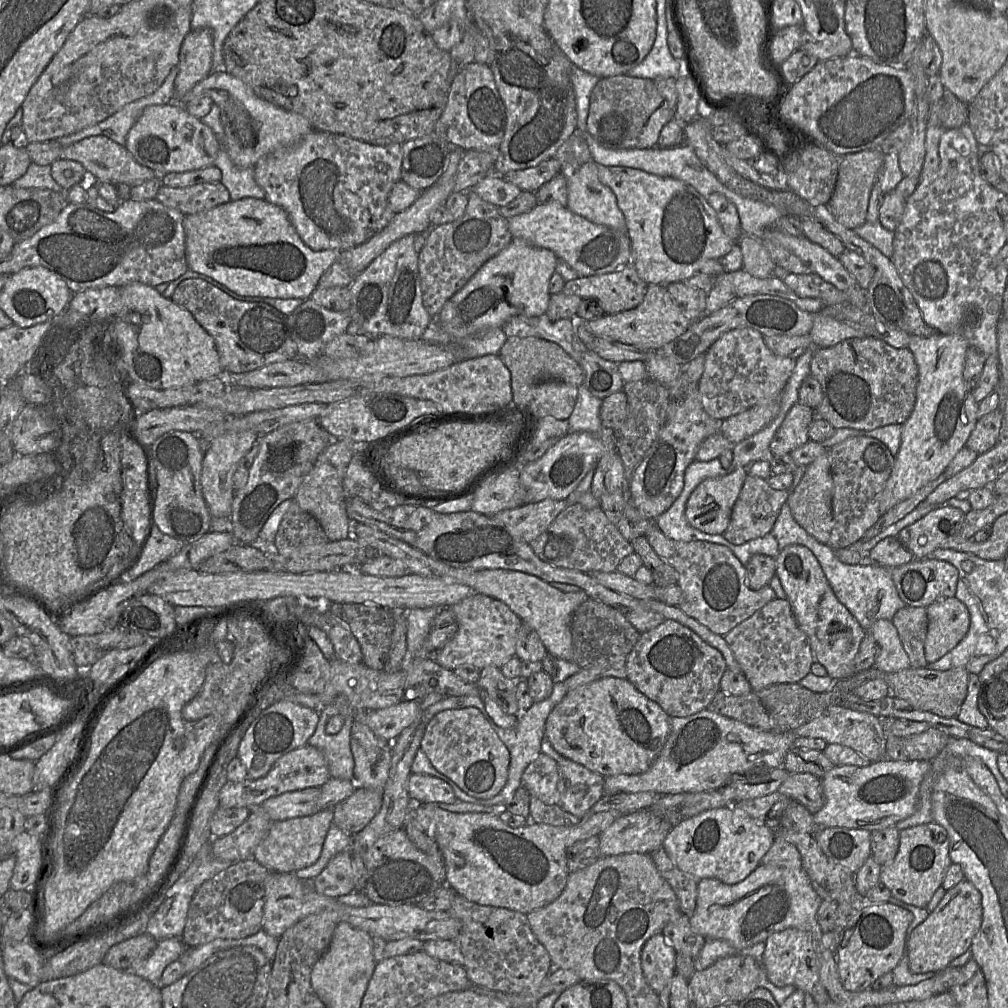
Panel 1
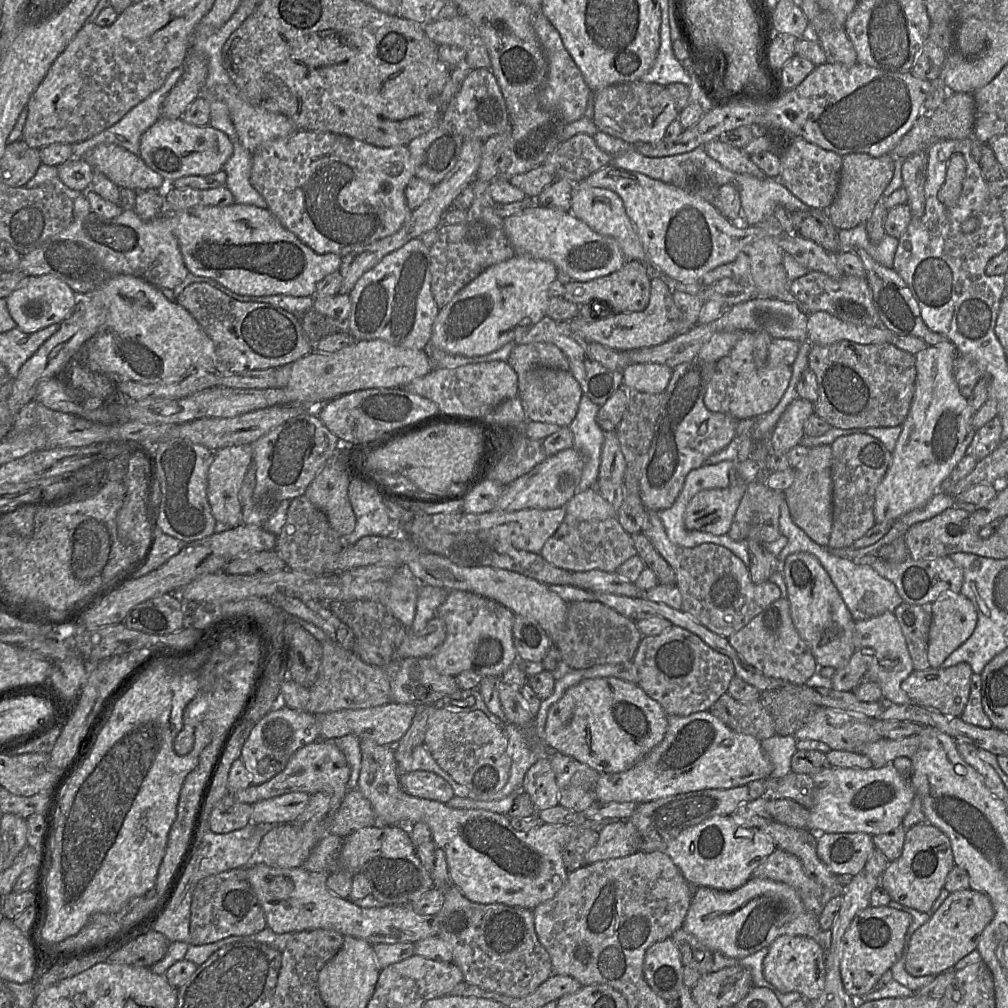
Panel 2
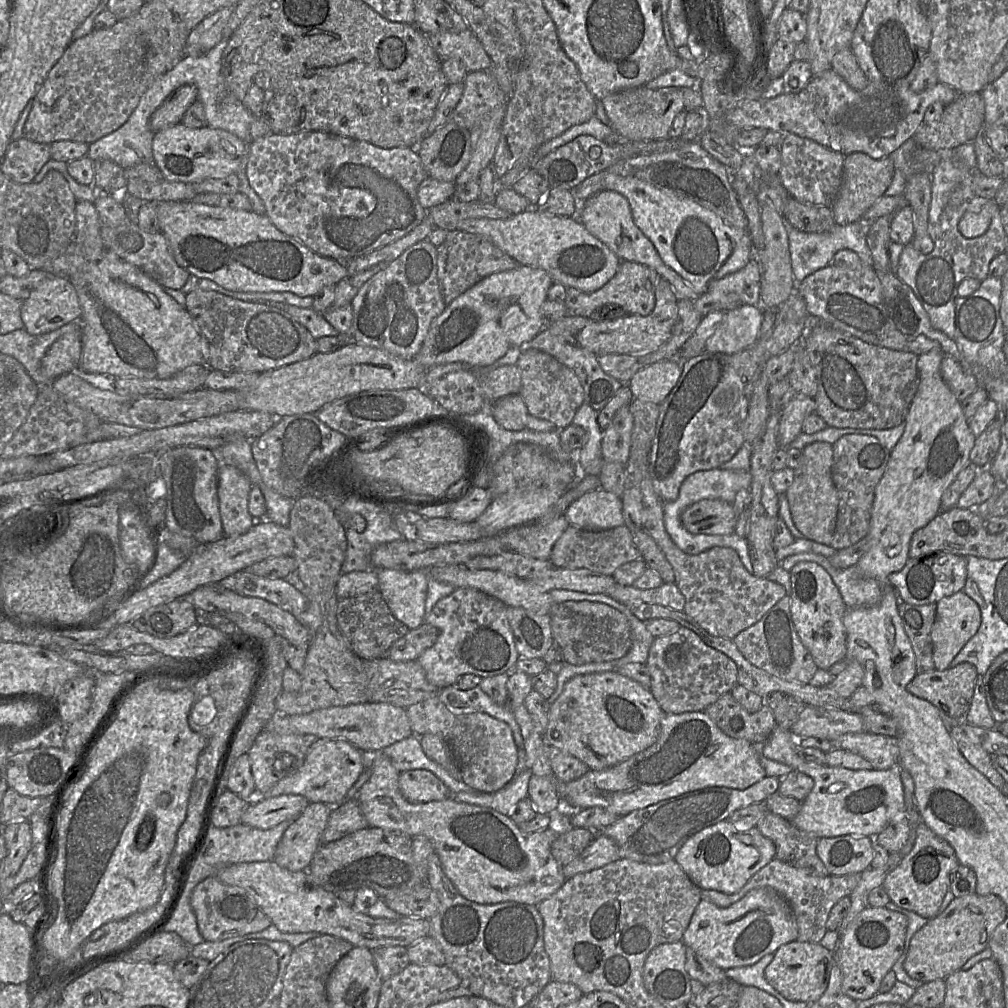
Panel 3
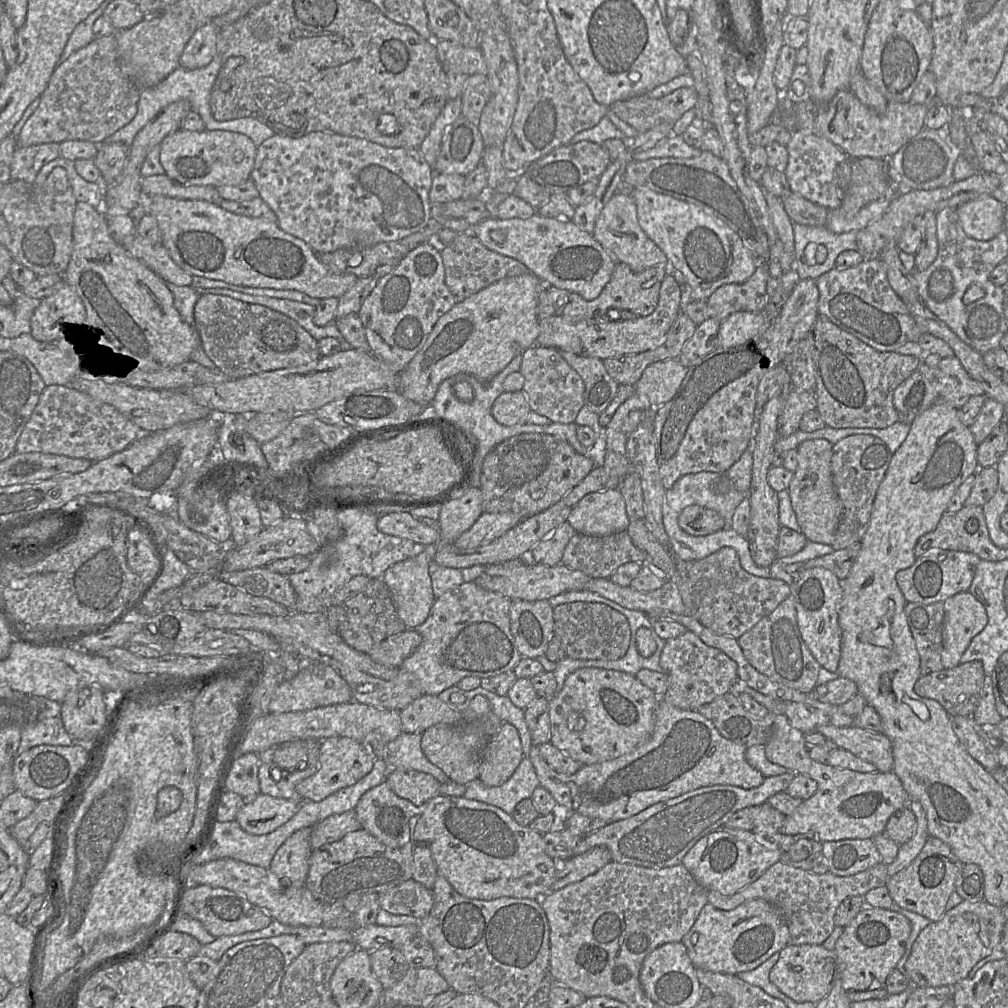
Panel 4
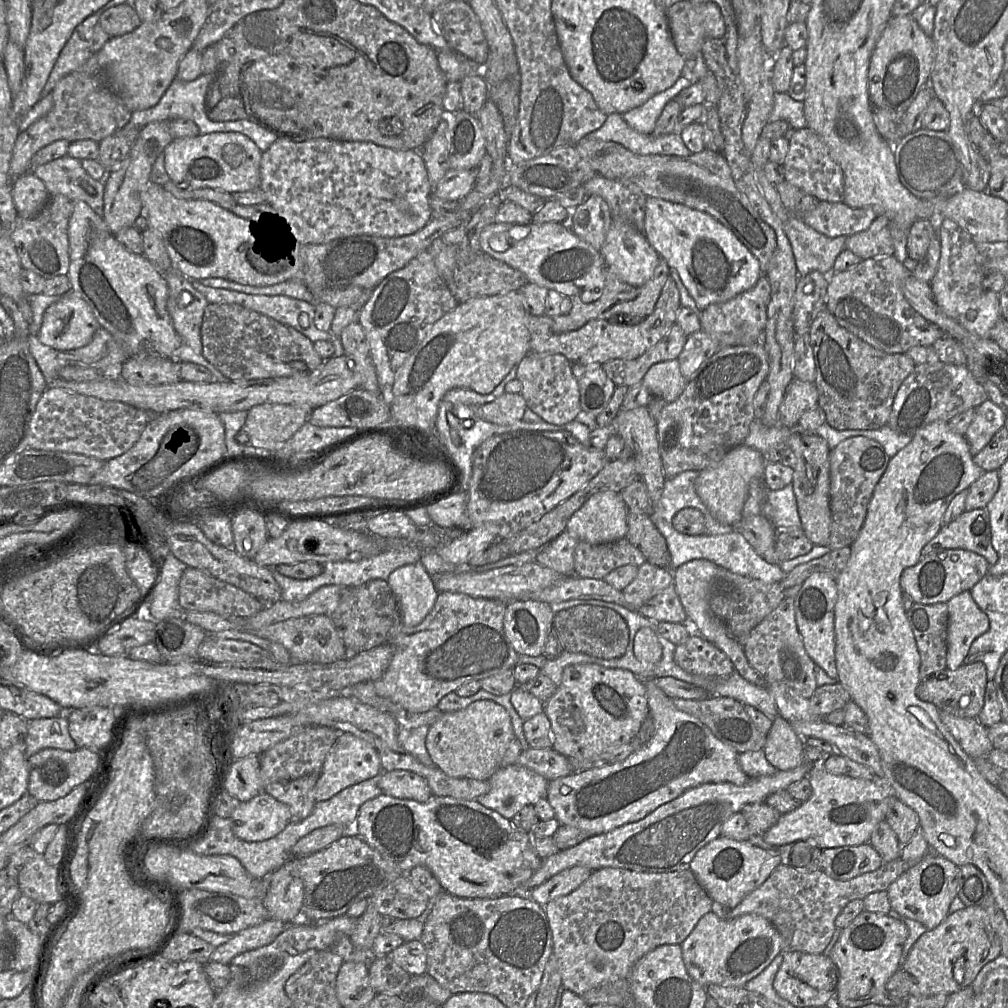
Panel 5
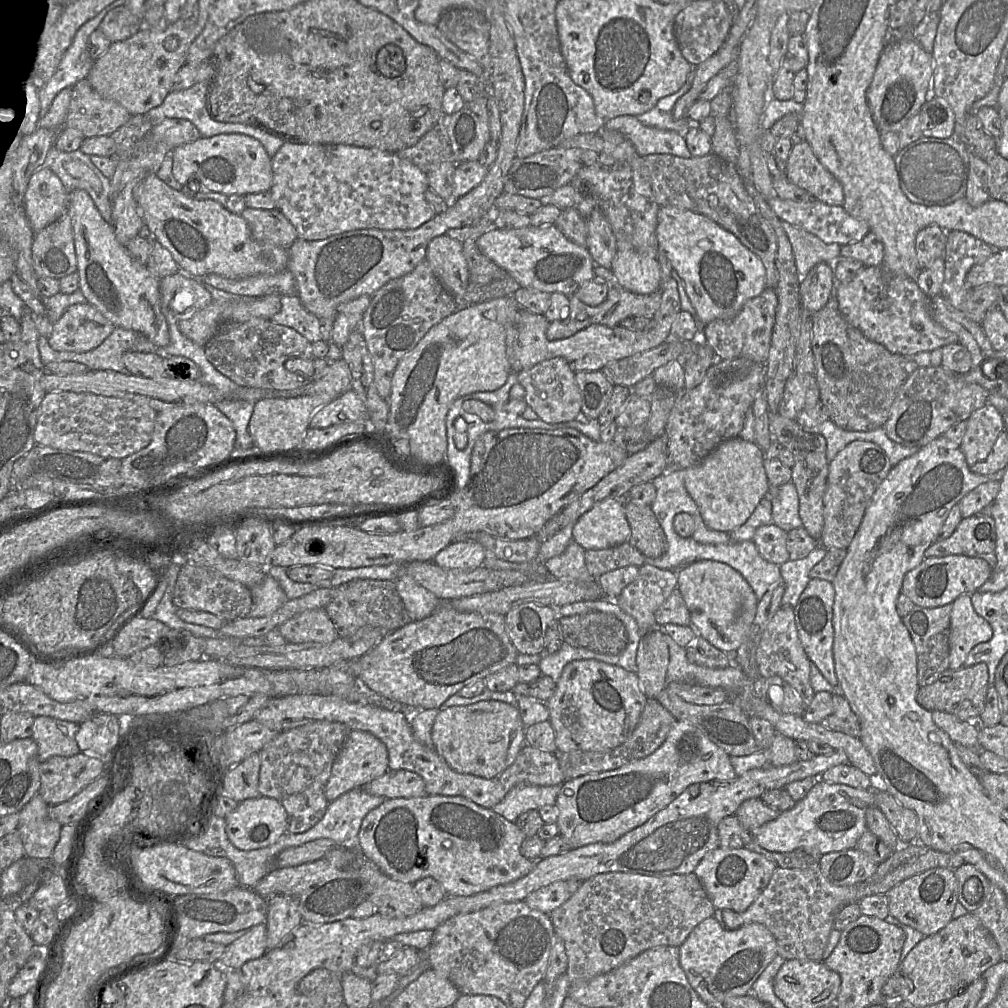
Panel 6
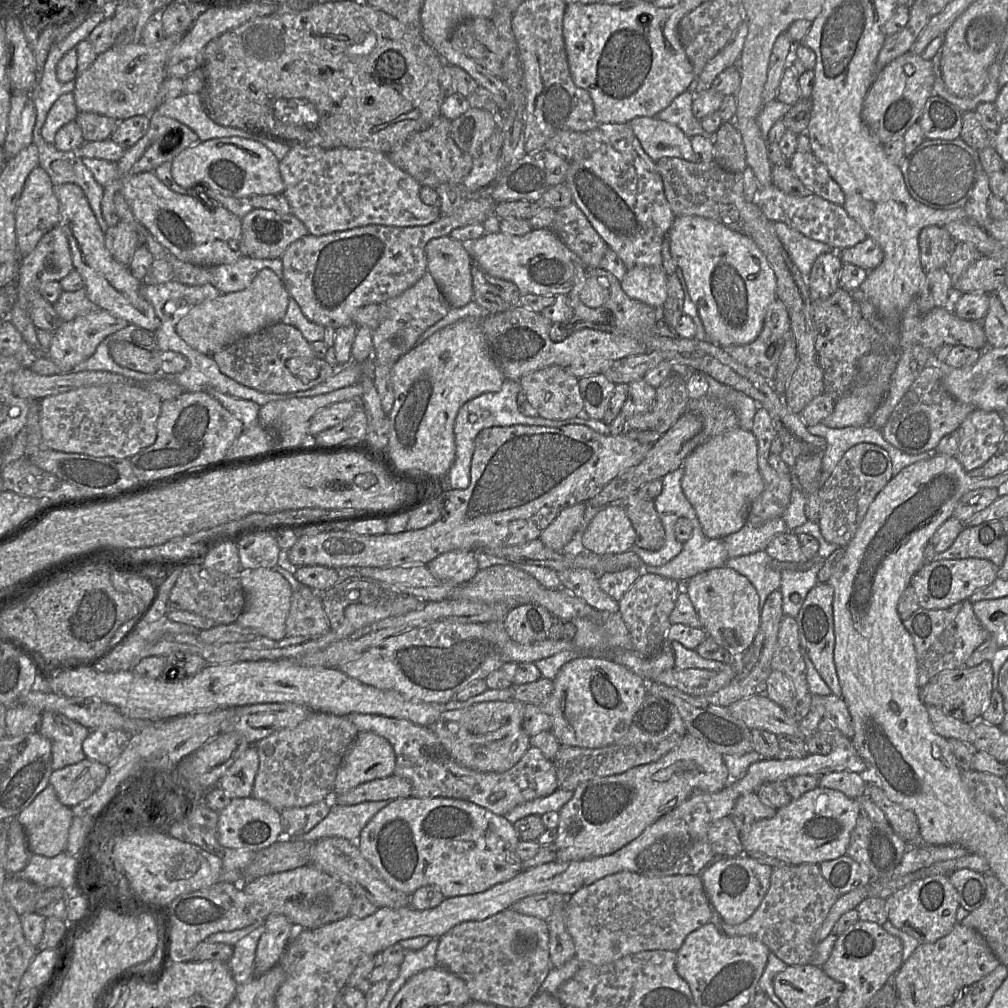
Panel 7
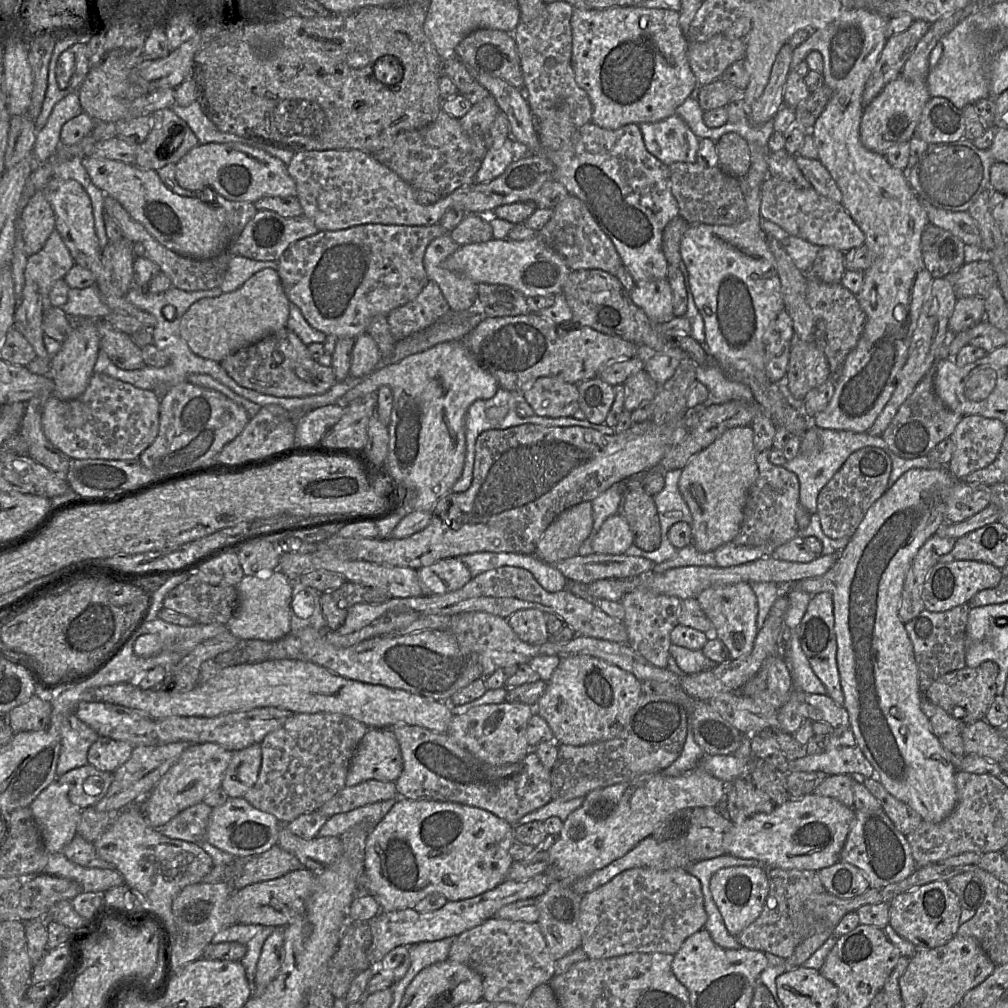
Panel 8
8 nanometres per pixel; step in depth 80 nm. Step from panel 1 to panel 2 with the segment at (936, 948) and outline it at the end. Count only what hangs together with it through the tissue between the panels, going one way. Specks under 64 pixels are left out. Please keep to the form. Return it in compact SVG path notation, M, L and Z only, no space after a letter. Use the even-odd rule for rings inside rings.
M972 889L949 894L928 922L912 935L905 970L913 977L922 977L950 971L963 957L976 950L985 927L993 920L994 911L988 896Z

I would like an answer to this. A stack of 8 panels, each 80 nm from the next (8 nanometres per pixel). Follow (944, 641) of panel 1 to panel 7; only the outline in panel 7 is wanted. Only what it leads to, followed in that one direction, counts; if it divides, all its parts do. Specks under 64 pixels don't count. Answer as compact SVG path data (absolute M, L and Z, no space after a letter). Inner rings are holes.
M965 600L956 617L954 658L956 667L964 666L976 648L989 639L989 632L977 619L973 604Z

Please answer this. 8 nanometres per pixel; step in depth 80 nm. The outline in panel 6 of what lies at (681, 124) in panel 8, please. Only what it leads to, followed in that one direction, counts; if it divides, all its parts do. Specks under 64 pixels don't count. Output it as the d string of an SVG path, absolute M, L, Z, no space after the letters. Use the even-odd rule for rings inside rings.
M633 115L607 120L604 127L622 133L641 157L650 154L670 154L682 158L692 156L685 138L677 132L645 126Z

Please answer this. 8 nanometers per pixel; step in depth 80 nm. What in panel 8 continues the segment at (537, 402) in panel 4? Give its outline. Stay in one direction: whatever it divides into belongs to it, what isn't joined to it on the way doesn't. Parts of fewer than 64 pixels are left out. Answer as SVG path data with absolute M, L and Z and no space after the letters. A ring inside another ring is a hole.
M540 377L522 391L525 401L538 416L572 417L579 408L578 384L555 377Z

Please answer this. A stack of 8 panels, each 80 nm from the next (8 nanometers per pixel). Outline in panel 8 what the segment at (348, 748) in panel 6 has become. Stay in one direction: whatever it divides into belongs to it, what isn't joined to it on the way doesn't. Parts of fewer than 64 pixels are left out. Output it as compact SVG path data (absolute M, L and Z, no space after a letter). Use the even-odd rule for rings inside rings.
M369 728L351 759L345 786L367 780L396 783L402 770L400 746L392 730Z

